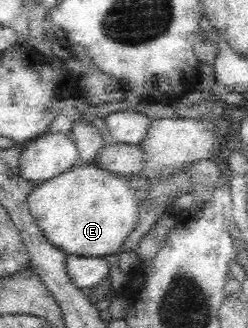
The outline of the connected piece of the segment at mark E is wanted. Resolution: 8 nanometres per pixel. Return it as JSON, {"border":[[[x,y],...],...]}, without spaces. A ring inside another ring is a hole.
{"border":[[[78,163],[69,171],[33,186],[33,191],[28,195],[30,214],[47,241],[65,254],[81,257],[117,254],[127,235],[137,226],[140,202],[135,197],[135,190],[131,188],[127,178],[99,168],[95,163],[86,166]]]}

